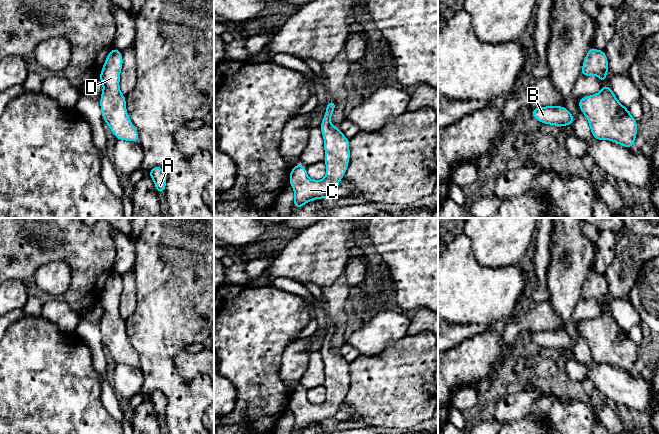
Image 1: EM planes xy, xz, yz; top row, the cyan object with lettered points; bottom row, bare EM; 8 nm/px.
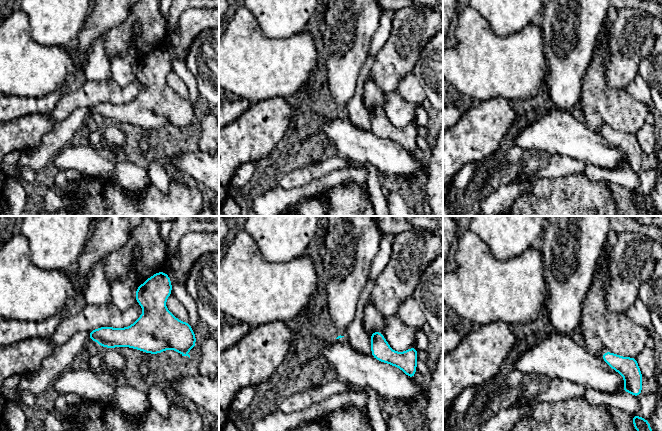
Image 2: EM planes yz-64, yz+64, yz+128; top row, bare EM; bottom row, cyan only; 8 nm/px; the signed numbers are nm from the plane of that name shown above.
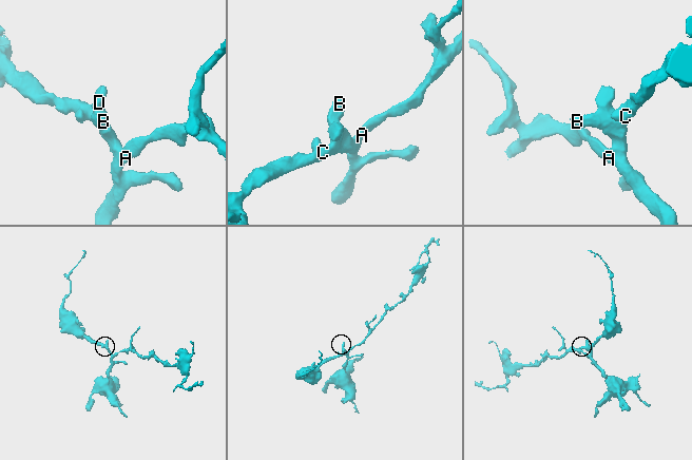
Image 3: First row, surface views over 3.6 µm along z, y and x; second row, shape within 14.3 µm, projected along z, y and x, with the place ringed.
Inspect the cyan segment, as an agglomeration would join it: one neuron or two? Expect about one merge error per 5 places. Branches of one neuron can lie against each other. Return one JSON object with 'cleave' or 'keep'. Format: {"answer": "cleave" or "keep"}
{"answer": "keep"}

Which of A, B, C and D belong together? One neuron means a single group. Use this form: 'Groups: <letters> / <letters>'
Groups: A B C D

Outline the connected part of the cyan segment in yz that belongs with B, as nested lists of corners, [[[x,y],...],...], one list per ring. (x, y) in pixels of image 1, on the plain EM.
[[[544,330],[532,332],[533,342],[552,350],[571,350],[575,342],[565,330]]]

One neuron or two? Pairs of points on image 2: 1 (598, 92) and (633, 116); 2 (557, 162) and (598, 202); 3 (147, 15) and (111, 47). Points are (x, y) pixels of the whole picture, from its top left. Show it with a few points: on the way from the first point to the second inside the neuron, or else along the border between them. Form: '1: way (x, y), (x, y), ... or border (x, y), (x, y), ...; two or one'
1: way (607, 101), (614, 108), (624, 113); one
2: border (581, 172), (546, 178); two
3: way (137, 17), (127, 26), (125, 32), (120, 37); one

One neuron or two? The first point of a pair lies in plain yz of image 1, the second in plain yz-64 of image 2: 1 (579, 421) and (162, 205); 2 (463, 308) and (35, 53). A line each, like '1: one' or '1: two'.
1: two
2: one

